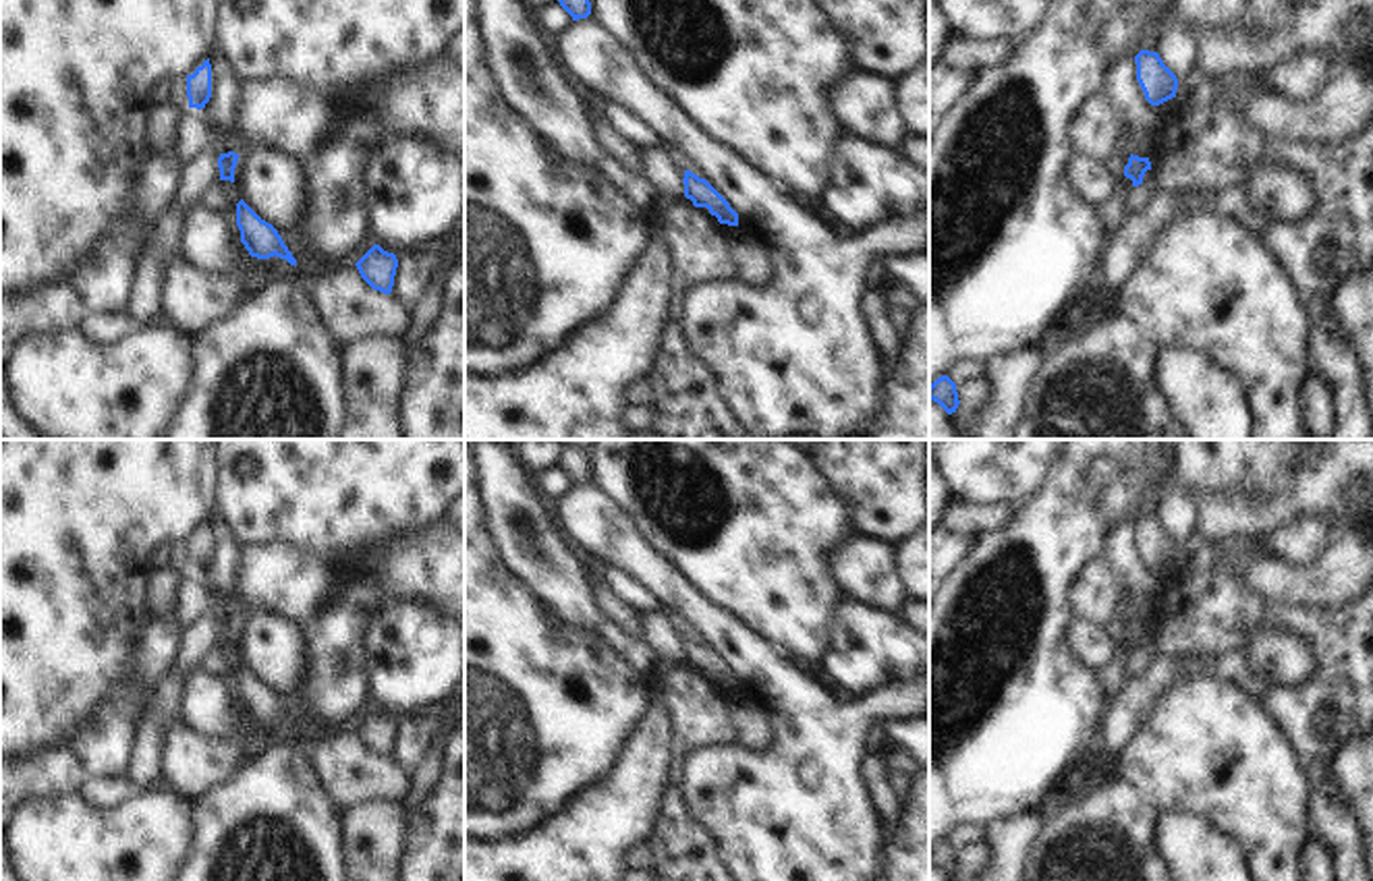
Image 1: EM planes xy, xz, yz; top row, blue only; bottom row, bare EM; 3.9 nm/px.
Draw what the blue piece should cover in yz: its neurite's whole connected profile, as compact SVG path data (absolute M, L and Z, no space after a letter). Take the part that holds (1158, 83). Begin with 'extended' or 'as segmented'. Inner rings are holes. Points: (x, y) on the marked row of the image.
as segmented; M1141 50L1134 56L1137 62L1137 81L1145 93L1145 100L1151 106L1159 106L1172 97L1176 97L1178 79L1164 64L1157 52Z

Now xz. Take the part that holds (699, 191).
as segmented; M684 170L682 182L684 197L691 199L695 207L707 207L720 224L738 226L738 214L705 178Z

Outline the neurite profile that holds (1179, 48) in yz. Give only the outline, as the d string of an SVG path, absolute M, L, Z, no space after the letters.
M1174 21L1157 54L1178 81L1186 79L1197 68L1199 60L1197 27L1190 21Z

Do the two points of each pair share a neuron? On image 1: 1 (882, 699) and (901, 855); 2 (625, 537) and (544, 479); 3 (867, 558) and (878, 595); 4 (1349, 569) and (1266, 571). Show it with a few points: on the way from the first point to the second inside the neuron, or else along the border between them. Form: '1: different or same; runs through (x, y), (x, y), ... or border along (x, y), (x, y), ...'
1: different; border along (886, 832), (880, 859)
2: different; border along (573, 486), (556, 500)
3: same; runs through (867, 566), (867, 575), (878, 587)
4: same; runs through (1328, 579), (1286, 579)

